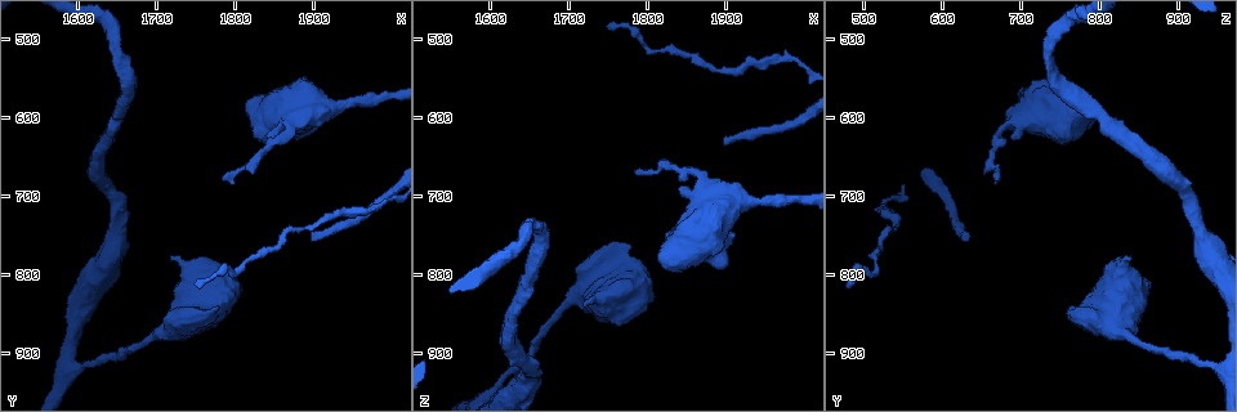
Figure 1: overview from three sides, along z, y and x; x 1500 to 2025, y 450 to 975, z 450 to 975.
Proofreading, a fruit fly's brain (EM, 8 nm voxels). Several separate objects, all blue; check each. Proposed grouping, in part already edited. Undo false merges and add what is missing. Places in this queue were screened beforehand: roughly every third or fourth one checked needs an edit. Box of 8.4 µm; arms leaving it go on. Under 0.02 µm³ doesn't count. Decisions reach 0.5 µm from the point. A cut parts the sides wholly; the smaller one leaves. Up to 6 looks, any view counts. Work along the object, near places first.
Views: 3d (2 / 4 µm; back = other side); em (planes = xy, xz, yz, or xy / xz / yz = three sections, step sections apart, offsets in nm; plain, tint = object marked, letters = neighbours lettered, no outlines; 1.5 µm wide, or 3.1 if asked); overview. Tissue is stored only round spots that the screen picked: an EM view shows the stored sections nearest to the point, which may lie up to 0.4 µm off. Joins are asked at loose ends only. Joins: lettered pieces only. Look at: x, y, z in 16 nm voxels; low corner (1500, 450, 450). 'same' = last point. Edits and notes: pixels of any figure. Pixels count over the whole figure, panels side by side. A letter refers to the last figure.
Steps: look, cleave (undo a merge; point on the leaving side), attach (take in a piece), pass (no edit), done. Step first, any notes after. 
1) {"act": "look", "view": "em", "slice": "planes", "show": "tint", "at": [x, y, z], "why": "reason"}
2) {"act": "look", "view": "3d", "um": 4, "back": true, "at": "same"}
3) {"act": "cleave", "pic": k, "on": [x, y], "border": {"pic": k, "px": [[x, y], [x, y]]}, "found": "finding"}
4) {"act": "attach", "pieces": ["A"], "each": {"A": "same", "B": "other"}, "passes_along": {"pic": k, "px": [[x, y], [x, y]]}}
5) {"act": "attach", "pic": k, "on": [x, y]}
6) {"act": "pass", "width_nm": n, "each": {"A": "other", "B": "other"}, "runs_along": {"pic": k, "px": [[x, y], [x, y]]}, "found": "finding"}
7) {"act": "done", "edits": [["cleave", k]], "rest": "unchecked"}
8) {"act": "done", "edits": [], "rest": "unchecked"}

{"act": "look", "view": "em", "slice": "xy", "step": 8, "show": "tint", "at": [1795, 685, 670], "why": "tapers out"}

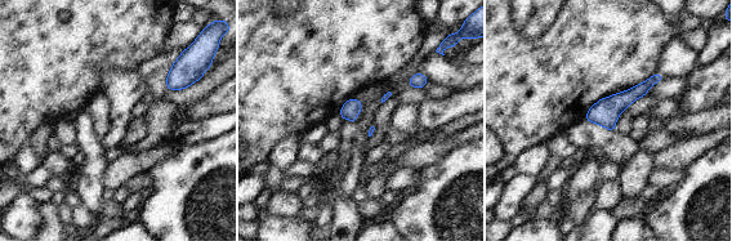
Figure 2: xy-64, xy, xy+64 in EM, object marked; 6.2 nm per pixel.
{"act": "look", "view": "em", "slice": "planes", "show": "letters", "at": "same", "why": "cut it another way"}

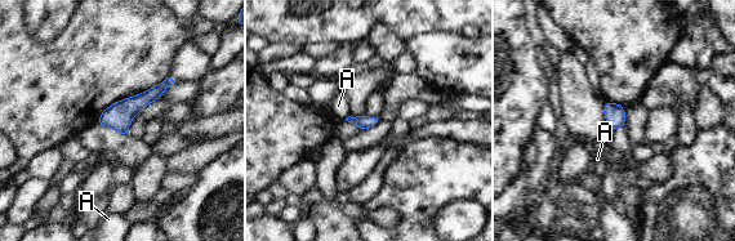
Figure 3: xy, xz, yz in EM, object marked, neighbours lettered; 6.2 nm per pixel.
{"act": "pass", "width_nm": 90, "longest_contact_nm": ["A", 40], "each": {"A": "other"}, "found": "none of them fits"}

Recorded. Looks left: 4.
{"act": "look", "view": "em", "slice": "xy", "step": 4, "show": "tint", "at": [1720, 775, 835], "why": "an open end"}

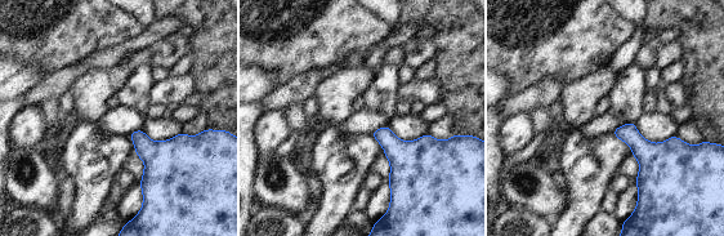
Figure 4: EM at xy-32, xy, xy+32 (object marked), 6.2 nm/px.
{"act": "look", "view": "em", "slice": "xy", "step": 4, "show": "letters", "at": "same", "why": "what lies round it"}

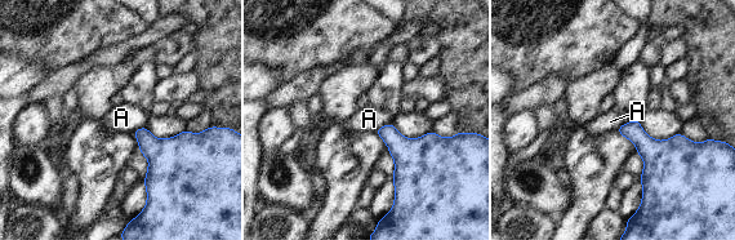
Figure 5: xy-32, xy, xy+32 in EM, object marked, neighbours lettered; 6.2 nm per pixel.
{"act": "pass", "each": {"A": "other"}, "found": "no lettered piece goes on from it"}

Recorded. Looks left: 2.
{"act": "look", "view": "em", "slice": "planes", "show": "letters", "at": [1900, 755, 630], "why": "long arm stops here"}

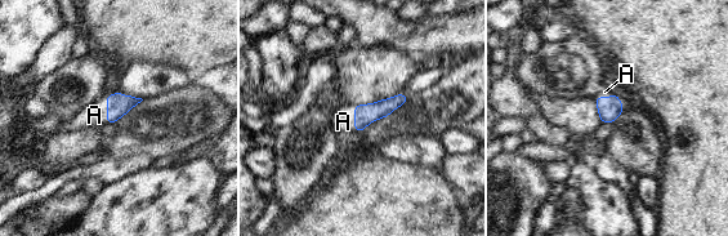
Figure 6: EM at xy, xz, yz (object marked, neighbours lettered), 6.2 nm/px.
{"act": "attach", "pieces": ["A"], "each": {"A": "same"}, "found": "it goes on there"}

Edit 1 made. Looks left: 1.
{"act": "done", "edits": [["attach", 6]], "rest": "unchecked"}

